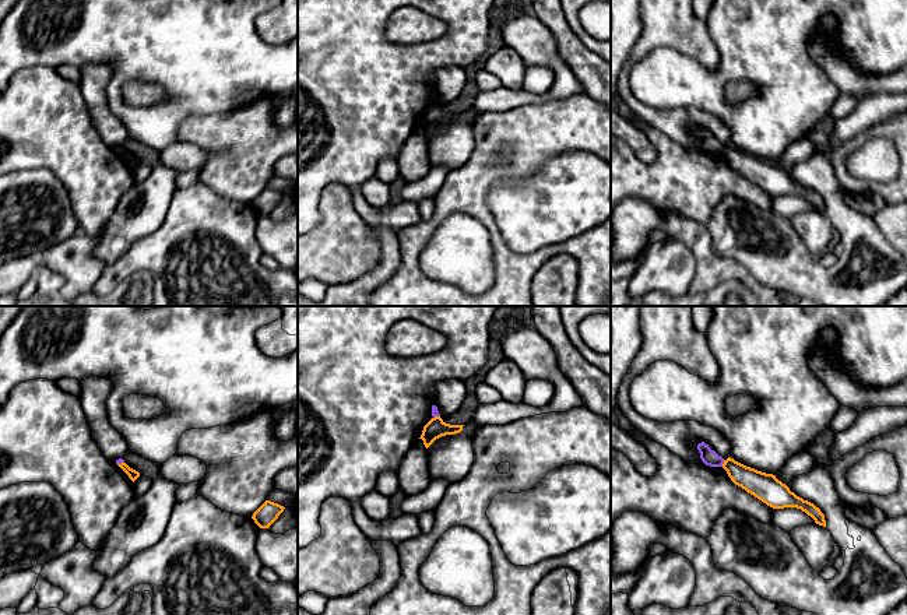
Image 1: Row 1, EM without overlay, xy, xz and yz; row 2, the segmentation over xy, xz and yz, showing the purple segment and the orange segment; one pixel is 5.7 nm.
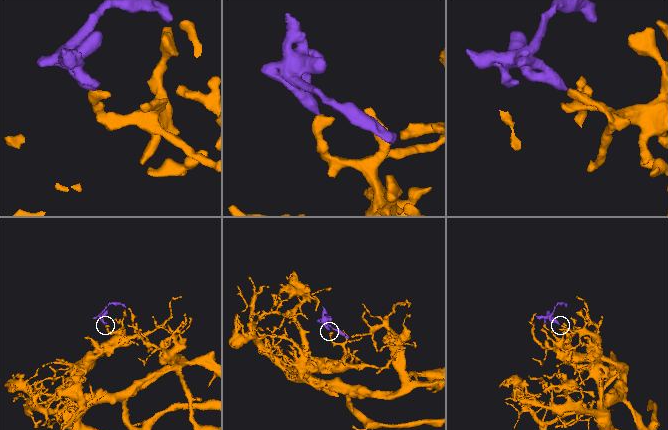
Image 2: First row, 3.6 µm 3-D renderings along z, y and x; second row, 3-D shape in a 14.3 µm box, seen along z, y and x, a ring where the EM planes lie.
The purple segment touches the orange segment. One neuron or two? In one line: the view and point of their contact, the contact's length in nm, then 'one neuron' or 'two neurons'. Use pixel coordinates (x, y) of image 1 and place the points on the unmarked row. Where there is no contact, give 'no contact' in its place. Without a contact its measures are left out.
yz (723, 150) | 40 nm | two neurons

